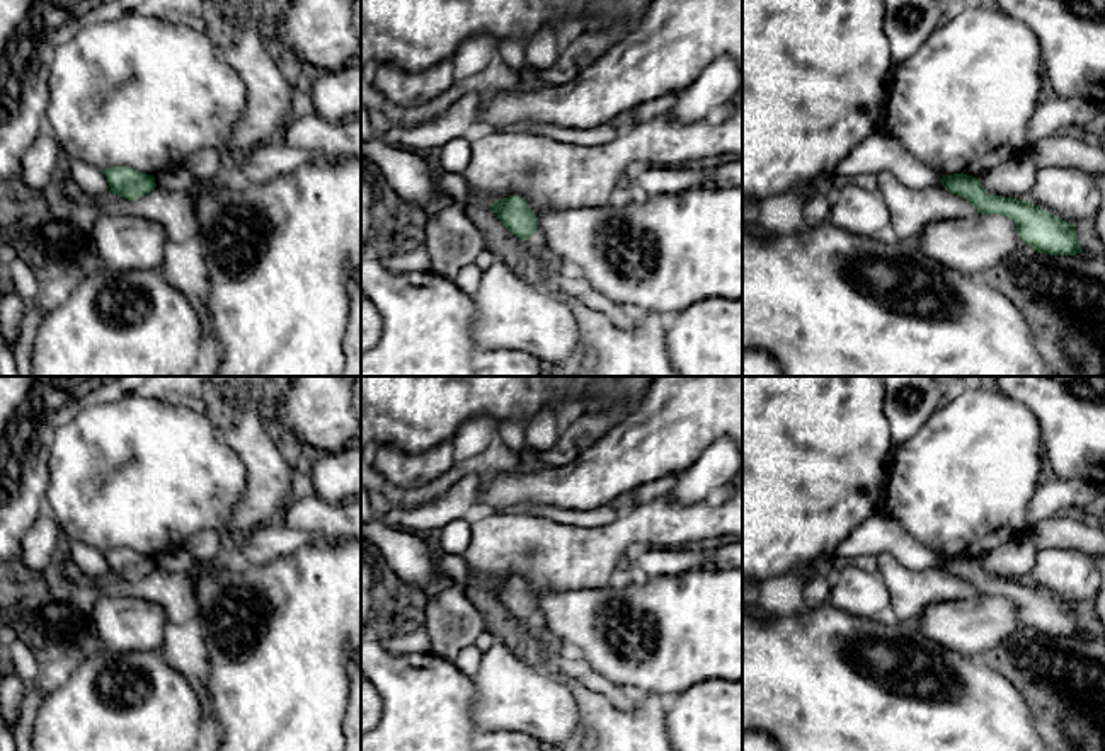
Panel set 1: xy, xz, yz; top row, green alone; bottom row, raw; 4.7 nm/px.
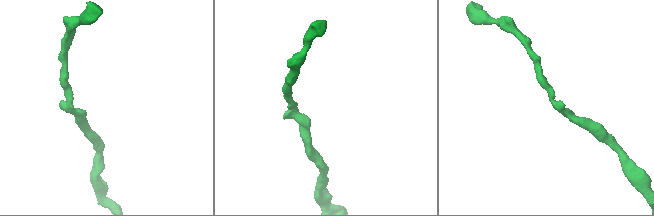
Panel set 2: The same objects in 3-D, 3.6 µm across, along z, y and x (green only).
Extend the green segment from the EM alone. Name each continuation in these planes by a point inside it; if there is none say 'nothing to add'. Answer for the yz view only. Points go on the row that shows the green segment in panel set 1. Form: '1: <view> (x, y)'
nothing to add

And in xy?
nothing to add

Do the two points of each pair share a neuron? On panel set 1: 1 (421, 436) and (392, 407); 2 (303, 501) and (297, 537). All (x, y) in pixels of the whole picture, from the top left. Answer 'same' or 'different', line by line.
1: same
2: different

